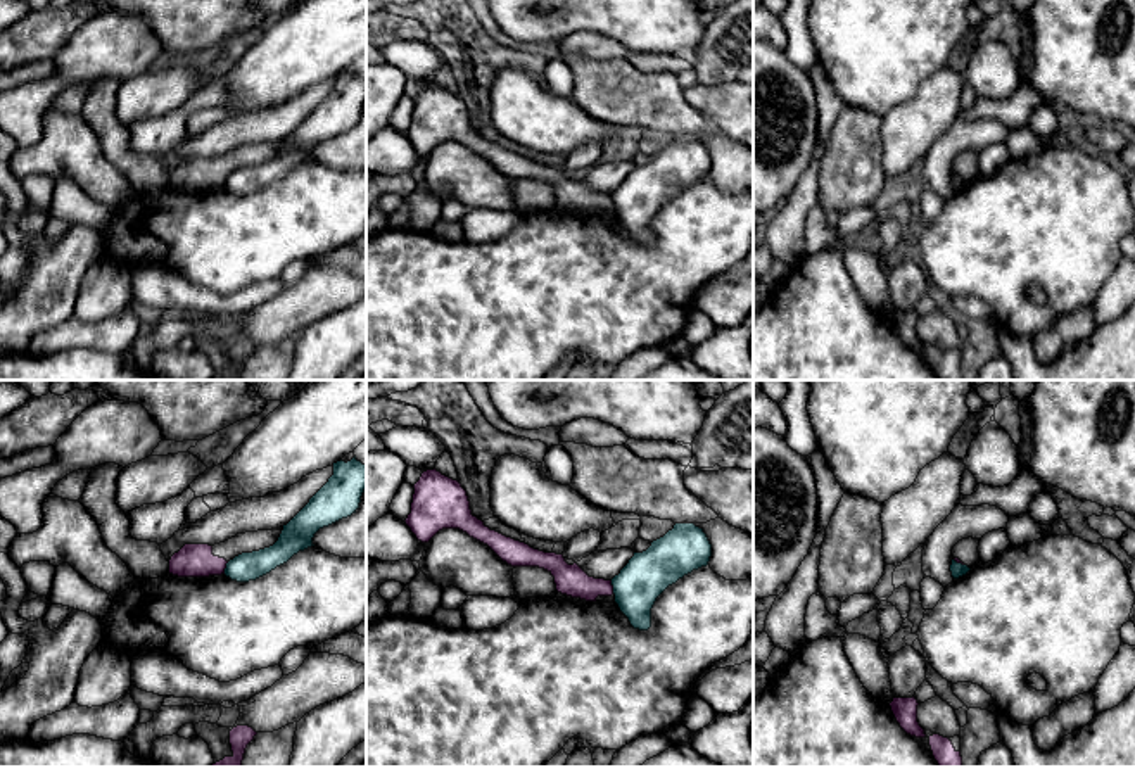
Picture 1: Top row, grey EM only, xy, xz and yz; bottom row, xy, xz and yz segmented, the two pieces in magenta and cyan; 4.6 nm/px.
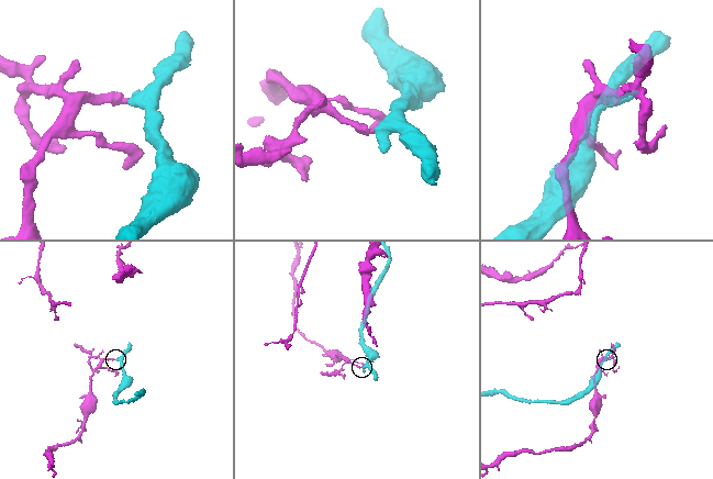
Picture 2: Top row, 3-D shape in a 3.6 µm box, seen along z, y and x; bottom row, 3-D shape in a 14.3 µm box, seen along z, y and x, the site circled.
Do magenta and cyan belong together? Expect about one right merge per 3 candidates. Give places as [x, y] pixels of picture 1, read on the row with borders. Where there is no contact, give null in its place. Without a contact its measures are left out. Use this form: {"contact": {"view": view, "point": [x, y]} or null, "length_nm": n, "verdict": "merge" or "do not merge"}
{"contact": {"view": "xz", "point": [612, 588]}, "length_nm": 70, "verdict": "do not merge"}

